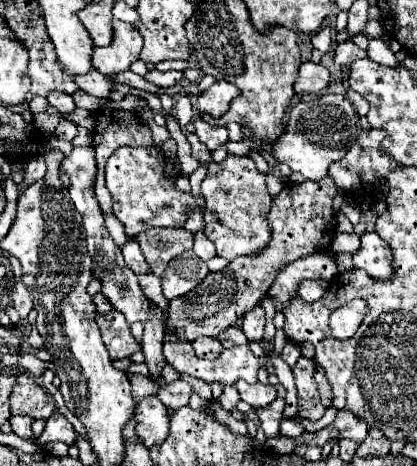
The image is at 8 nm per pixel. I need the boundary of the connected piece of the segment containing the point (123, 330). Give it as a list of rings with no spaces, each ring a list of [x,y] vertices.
[[[111,311],[105,315],[97,315],[95,323],[101,331],[103,345],[109,351],[111,359],[125,359],[131,357],[135,351],[141,351],[141,345],[131,337],[129,325],[121,313]]]

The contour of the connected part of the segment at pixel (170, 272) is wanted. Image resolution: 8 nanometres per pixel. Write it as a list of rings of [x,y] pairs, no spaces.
[[[193,251],[181,253],[167,265],[167,269],[161,275],[165,297],[175,299],[175,297],[187,295],[191,289],[195,289],[205,279],[207,273],[209,269],[205,261],[199,259]]]

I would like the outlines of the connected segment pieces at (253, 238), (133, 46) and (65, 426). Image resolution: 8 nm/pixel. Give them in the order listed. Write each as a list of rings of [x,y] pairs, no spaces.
[[[185,133],[187,141],[191,143],[191,155],[199,163],[207,163],[209,171],[207,177],[201,183],[201,195],[205,197],[205,229],[203,233],[215,243],[217,255],[233,261],[239,255],[253,255],[259,249],[263,249],[269,243],[271,229],[267,225],[267,215],[271,211],[273,197],[267,191],[265,173],[261,173],[253,159],[249,157],[237,157],[229,155],[223,163],[215,163],[211,159],[209,149],[201,145],[199,137],[195,133]]]
[[[113,19],[113,43],[93,51],[95,69],[103,75],[127,71],[129,65],[139,59],[141,41],[143,39],[133,25]]]
[[[55,413],[53,417],[49,417],[47,427],[45,427],[43,435],[37,439],[37,443],[45,445],[51,441],[63,441],[67,445],[75,445],[75,439],[77,439],[77,433],[75,433],[73,425],[61,413]]]

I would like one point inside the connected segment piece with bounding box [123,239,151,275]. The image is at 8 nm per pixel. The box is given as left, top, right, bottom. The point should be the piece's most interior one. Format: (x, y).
(134, 258)

